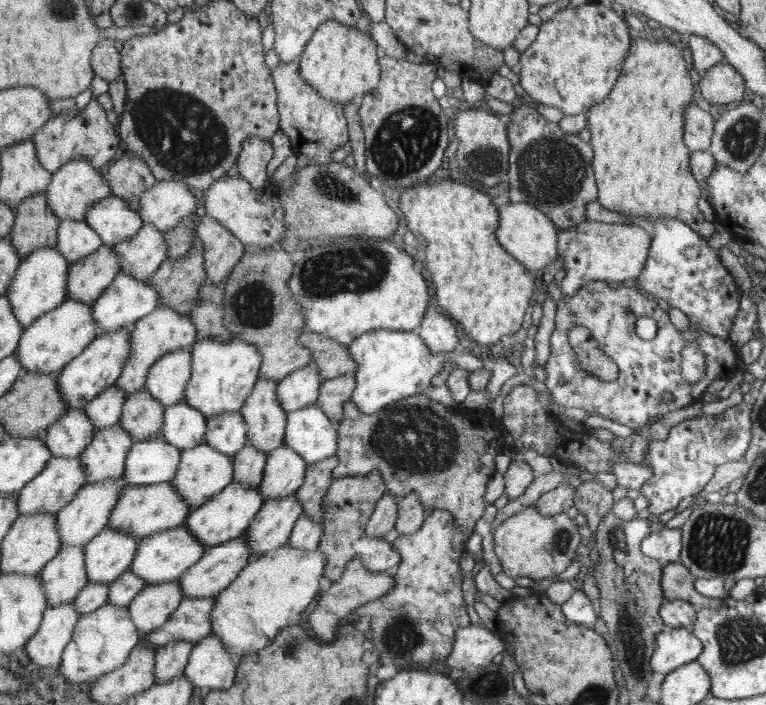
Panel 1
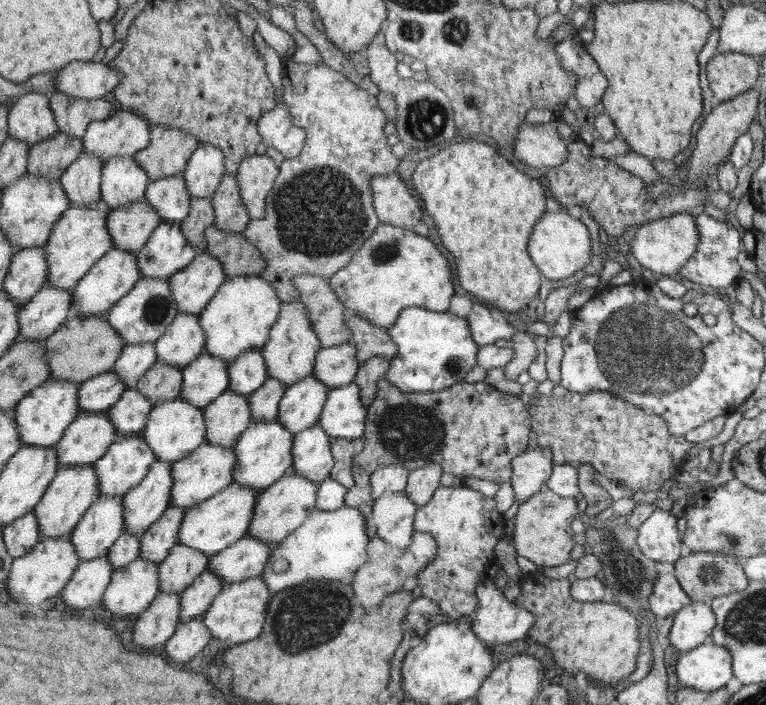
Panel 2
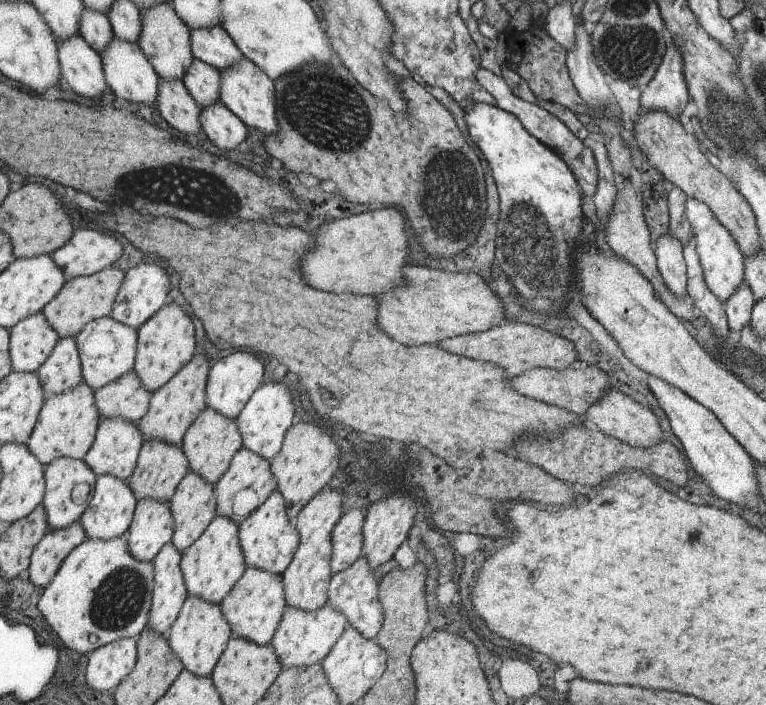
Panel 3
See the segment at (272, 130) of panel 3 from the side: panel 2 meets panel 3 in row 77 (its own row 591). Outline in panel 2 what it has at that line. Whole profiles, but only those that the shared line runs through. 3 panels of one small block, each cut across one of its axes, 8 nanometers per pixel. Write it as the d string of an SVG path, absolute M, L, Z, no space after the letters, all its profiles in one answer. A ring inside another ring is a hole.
M252 576L242 582L225 585L204 614L203 624L214 640L220 640L227 647L252 641L263 634L269 604L271 604L271 595L264 578Z

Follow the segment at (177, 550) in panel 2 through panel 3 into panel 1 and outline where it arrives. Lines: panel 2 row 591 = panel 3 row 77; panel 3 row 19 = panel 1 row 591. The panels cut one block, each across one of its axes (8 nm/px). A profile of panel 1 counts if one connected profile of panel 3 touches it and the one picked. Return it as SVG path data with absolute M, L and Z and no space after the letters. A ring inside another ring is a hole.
M178 581L145 585L128 606L130 618L140 633L152 633L166 624L184 598Z

